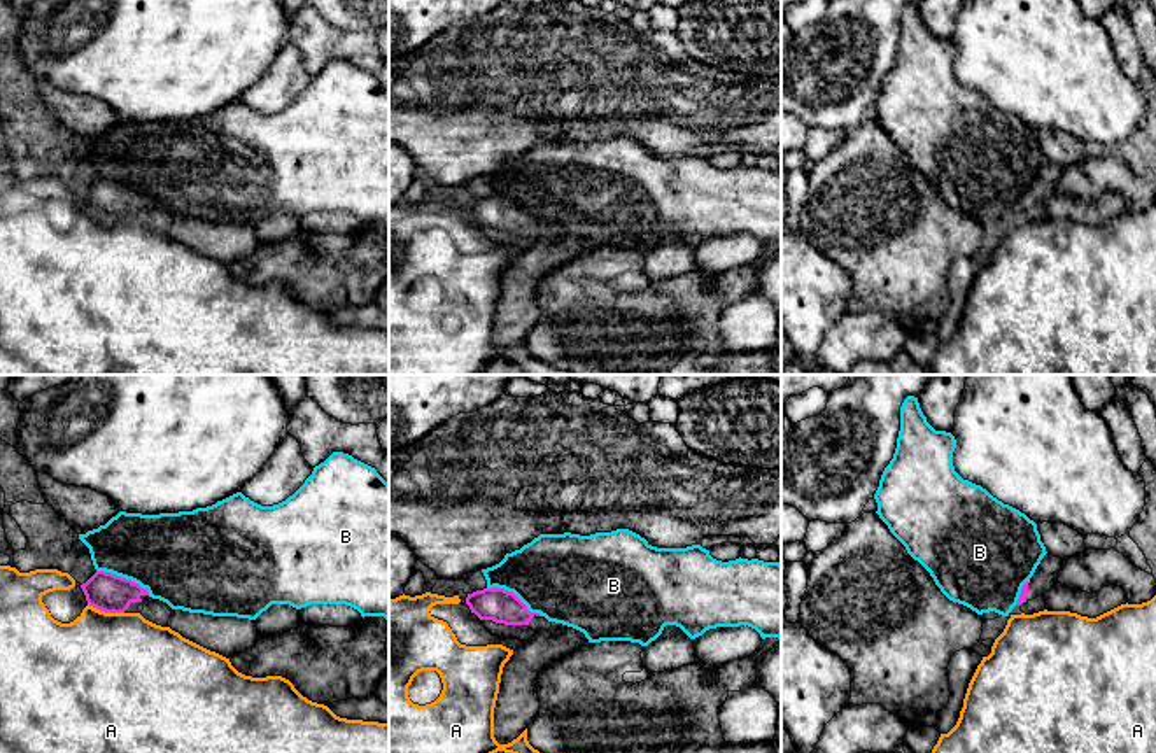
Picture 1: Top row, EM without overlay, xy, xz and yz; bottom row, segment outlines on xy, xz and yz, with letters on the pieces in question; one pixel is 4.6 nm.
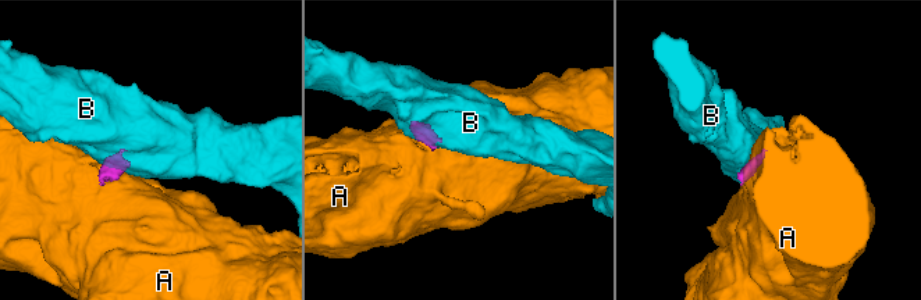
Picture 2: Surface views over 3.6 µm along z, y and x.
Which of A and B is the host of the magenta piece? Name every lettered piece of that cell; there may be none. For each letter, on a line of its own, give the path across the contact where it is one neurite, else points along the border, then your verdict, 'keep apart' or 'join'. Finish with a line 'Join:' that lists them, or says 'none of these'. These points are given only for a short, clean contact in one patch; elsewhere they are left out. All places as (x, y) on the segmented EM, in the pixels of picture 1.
A: border xy (88, 603), (105, 612), (123, 613); keep apart
B: border xy (97, 570), (130, 578), (149, 594); keep apart
Join: none of these

